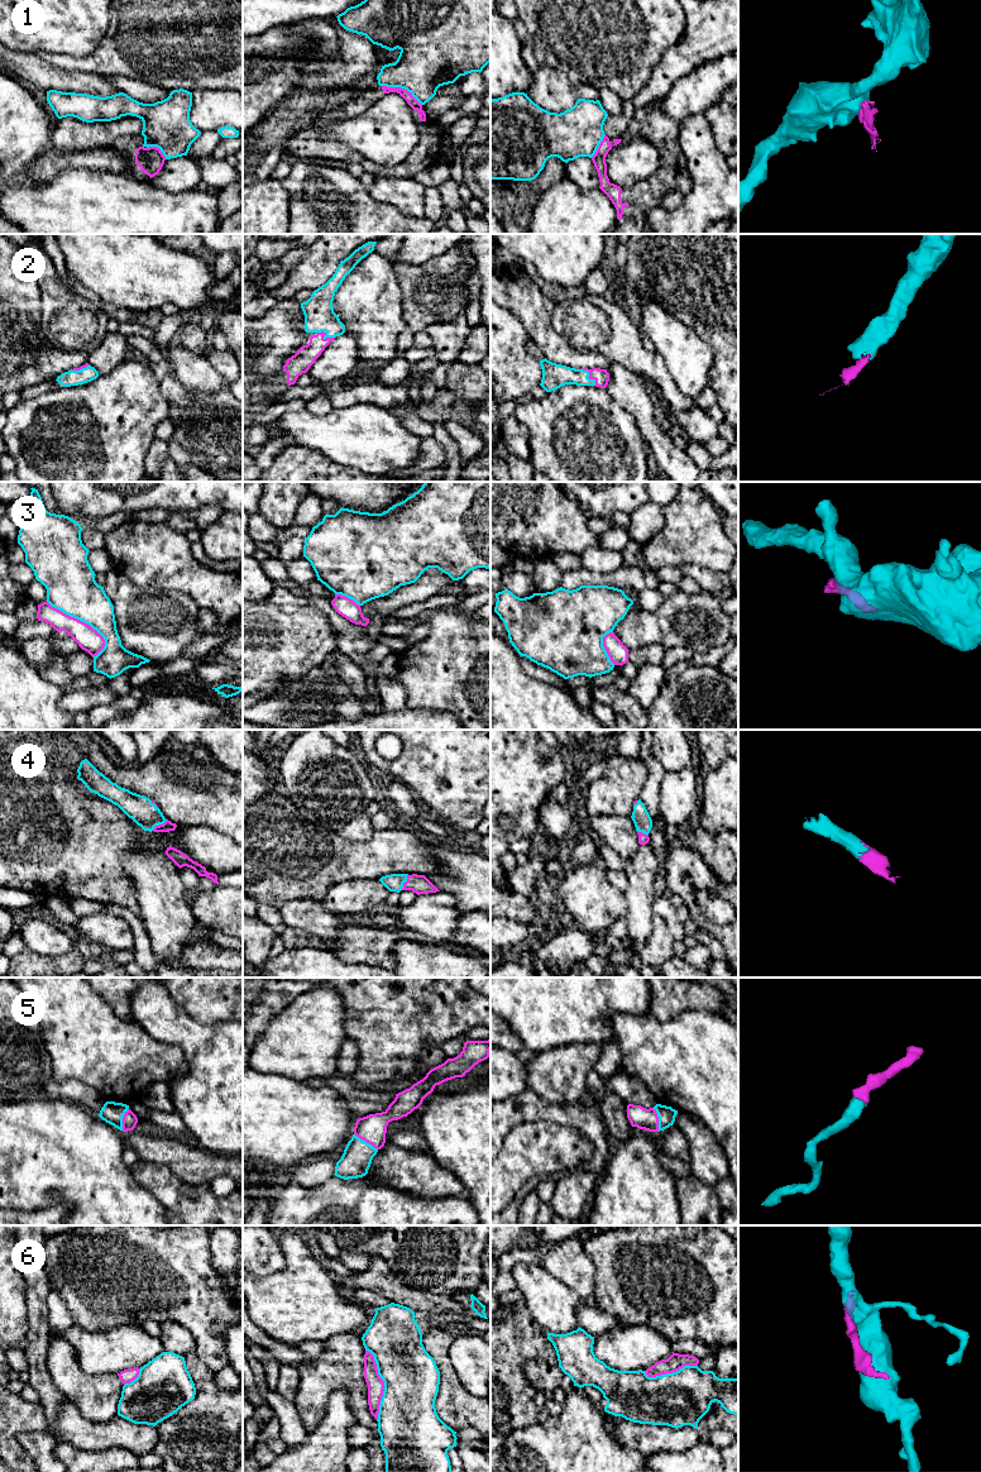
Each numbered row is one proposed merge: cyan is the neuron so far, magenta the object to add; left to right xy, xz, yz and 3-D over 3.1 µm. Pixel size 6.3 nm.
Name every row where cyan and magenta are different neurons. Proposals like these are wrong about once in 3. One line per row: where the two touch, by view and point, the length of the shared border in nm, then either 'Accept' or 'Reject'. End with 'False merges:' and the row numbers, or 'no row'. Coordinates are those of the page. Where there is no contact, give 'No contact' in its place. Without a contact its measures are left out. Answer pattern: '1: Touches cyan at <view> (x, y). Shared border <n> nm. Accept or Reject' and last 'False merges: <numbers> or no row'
1: Touches cyan at xz (402, 87). Shared border 280 nm. Reject
2: Touches cyan at xz (325, 335). Shared border 130 nm. Accept
3: Touches cyan at xy (80, 620). Shared border 480 nm. Reject
4: Touches cyan at xz (406, 880). Shared border 110 nm. Accept
5: Touches cyan at xz (364, 1141). Shared border 190 nm. Accept
6: Touches cyan at xz (384, 1384). Shared border 460 nm. Reject
False merges: 1, 3, 6

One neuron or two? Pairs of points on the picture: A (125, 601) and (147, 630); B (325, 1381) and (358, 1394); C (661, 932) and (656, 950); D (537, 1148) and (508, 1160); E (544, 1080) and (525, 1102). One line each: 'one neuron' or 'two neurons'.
A: one neuron
B: one neuron
C: one neuron
D: one neuron
E: two neurons

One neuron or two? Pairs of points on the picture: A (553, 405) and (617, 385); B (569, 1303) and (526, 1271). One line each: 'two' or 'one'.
A: two
B: one

